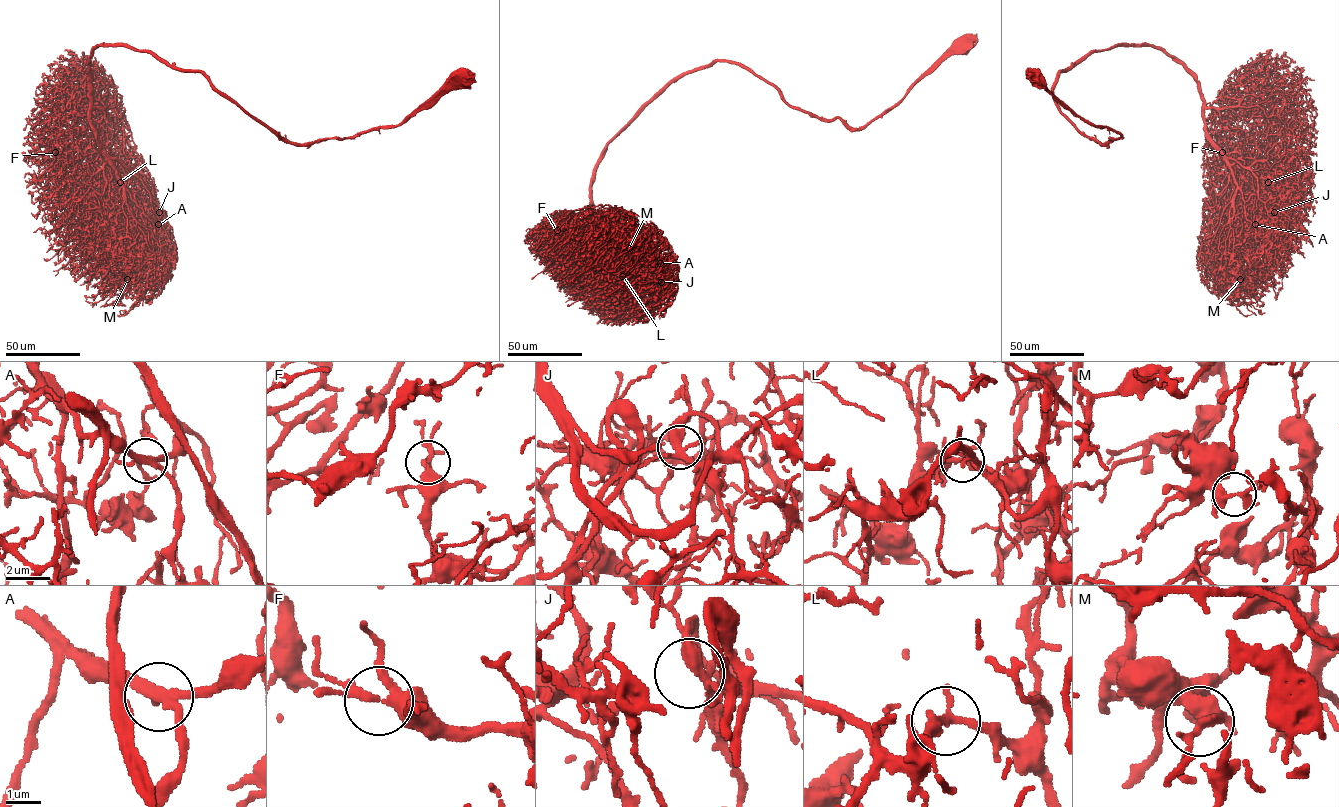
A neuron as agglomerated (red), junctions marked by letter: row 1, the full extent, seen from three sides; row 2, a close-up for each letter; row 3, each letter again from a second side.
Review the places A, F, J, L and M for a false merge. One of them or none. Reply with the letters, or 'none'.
none

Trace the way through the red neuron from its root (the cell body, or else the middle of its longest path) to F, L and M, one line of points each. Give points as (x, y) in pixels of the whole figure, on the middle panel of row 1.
F: (962, 43), (859, 128), (793, 108), (737, 64), (681, 73), (601, 155), (591, 211), (606, 227), (557, 230)
L: (962, 43), (859, 128), (793, 108), (737, 64), (673, 78), (608, 143), (591, 183), (622, 276)
M: (962, 43), (859, 128), (737, 64), (680, 73), (591, 183), (600, 223), (639, 233), (629, 248)

